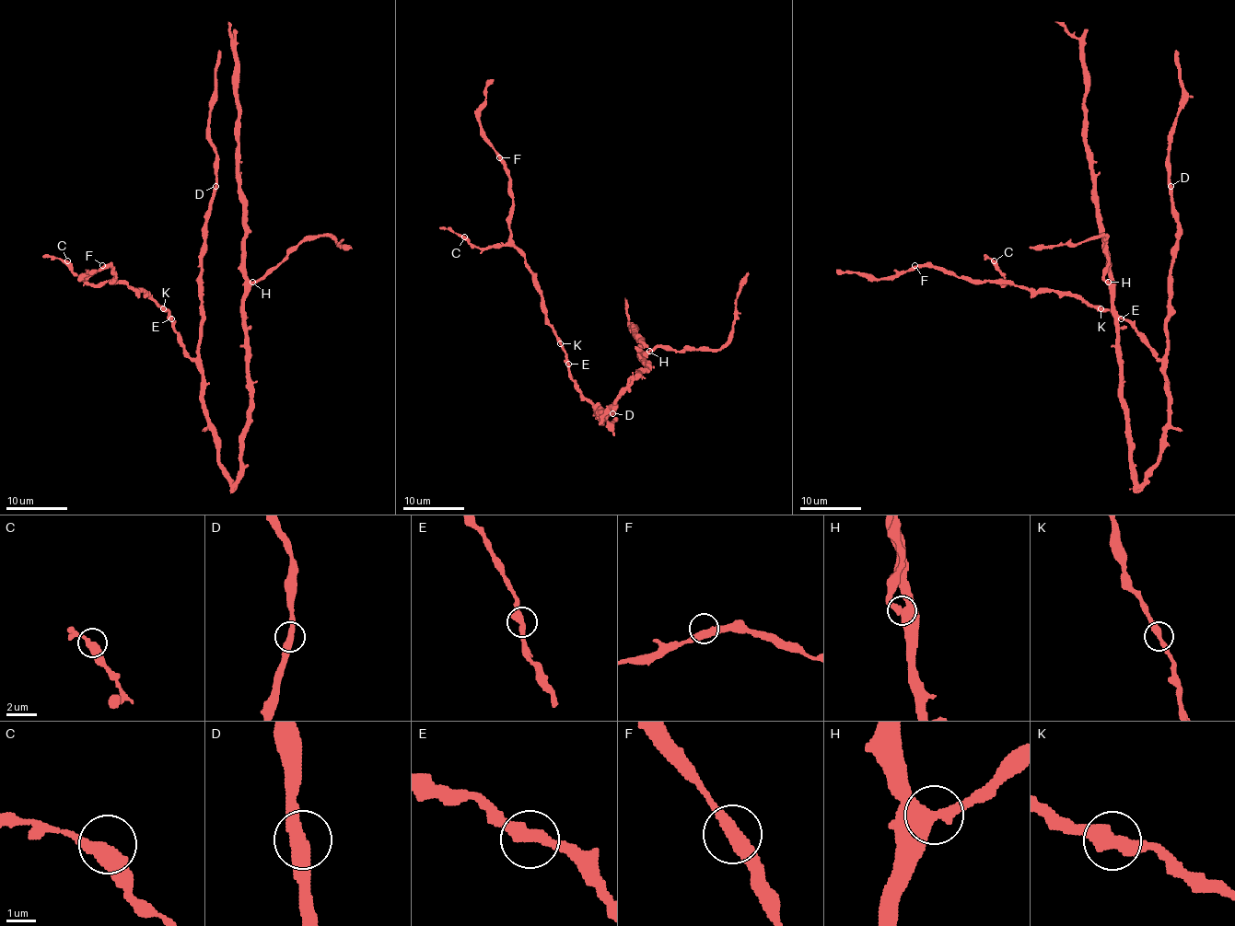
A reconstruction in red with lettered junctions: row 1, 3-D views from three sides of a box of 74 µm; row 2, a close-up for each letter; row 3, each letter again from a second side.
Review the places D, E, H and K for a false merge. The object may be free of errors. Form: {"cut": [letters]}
{"cut": []}

